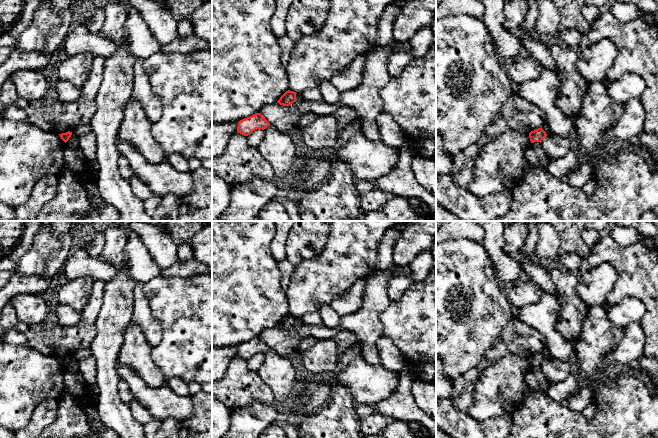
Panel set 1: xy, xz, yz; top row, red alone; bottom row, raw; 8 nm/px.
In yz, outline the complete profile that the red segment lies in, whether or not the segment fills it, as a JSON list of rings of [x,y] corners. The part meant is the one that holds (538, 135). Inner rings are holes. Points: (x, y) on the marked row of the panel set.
[[[538,128],[529,133],[531,143],[542,142],[542,140],[547,136],[546,132],[541,128]]]

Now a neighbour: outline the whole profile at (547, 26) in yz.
[[[538,0],[539,16],[534,32],[542,40],[550,40],[559,33],[561,15],[551,0]]]

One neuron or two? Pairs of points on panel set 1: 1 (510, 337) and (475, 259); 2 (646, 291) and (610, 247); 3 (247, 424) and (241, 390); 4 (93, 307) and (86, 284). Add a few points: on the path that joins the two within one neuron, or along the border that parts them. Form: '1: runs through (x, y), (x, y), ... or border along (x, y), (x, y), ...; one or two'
1: border along (513, 317), (503, 328), (492, 346); two
2: runs through (643, 280), (621, 258); one
3: border along (267, 403), (253, 401), (246, 406), (232, 410); two
4: border along (95, 280), (88, 302), (81, 312); two

